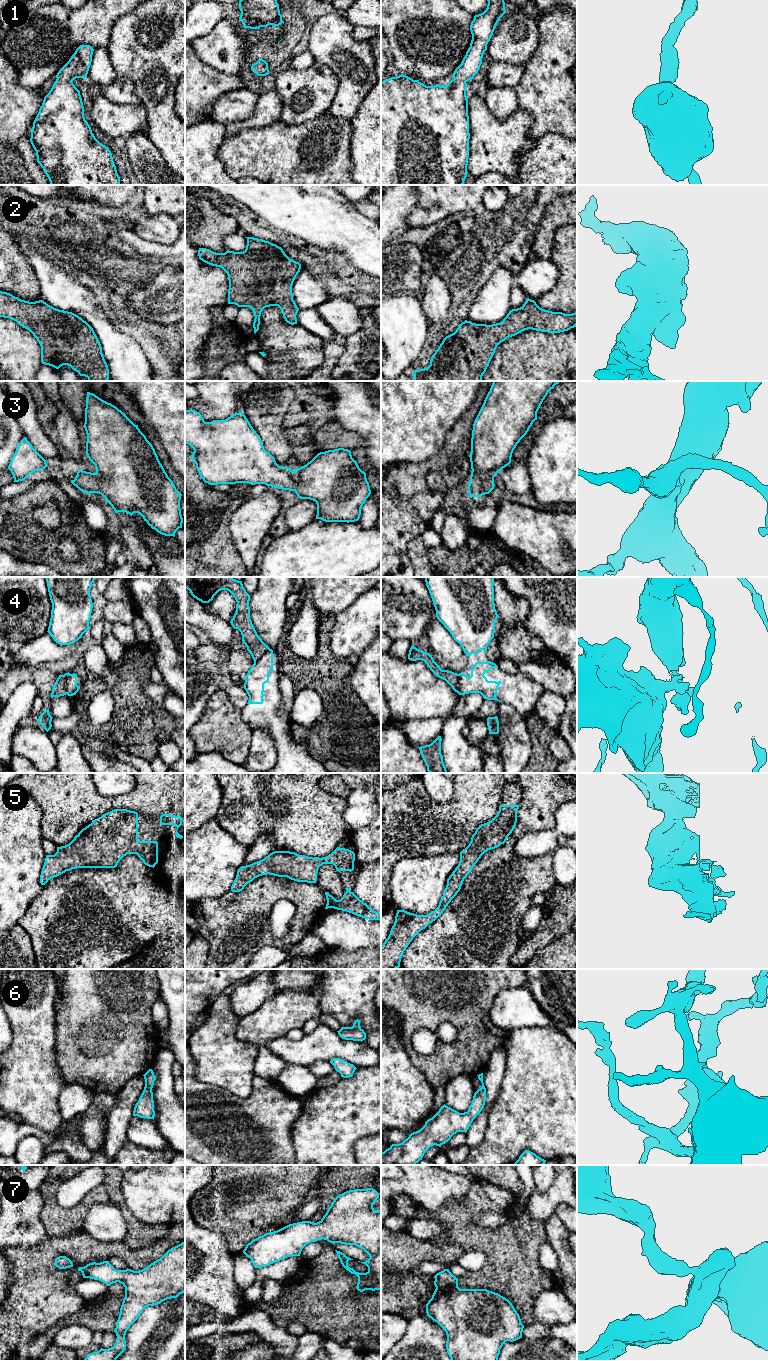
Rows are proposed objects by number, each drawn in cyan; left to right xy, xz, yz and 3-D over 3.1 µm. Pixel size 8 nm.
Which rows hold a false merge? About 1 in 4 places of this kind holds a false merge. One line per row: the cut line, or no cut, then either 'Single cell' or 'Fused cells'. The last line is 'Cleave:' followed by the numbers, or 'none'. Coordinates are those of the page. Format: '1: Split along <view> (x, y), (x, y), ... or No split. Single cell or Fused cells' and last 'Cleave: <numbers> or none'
1: No split. Single cell
2: No split. Single cell
3: No split. Single cell
4: Split along yz (457, 674), (459, 693). Fused cells
5: No split. Single cell
6: No split. Single cell
7: No split. Single cell
Cleave: 4

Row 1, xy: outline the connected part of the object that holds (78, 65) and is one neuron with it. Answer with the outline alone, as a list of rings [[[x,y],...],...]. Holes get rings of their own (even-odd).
[[[80,45],[76,49],[57,73],[57,79],[33,122],[30,142],[51,185],[121,185],[112,153],[92,133],[84,117],[80,91],[72,82],[87,77],[93,51],[90,45]]]

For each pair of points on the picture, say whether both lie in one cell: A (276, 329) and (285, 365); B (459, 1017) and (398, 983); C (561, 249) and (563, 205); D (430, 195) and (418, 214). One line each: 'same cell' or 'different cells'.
A: same cell
B: same cell
C: different cells
D: same cell

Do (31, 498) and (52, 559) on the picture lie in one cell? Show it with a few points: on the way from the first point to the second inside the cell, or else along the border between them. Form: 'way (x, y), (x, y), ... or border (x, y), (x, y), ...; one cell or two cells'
way (26, 514), (26, 535), (36, 545); one cell

